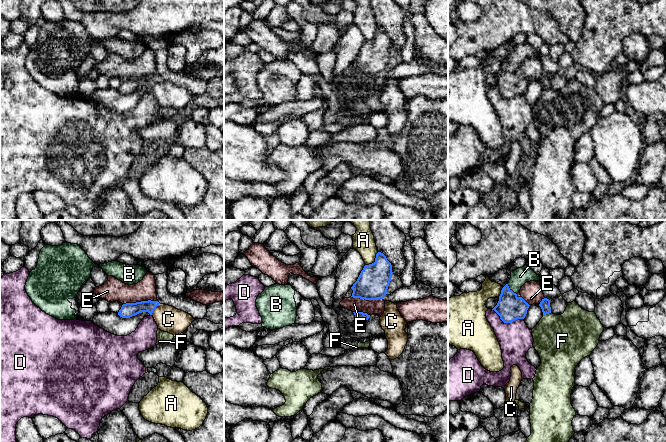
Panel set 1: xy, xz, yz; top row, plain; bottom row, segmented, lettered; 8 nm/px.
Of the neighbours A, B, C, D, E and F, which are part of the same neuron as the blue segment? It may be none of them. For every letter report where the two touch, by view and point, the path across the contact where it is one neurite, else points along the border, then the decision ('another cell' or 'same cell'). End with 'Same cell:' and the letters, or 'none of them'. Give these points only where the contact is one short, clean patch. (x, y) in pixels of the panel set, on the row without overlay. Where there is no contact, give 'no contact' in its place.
A: meets blue in xz at (375, 37); another cell
B: meets blue in yz at (511, 66); runs through yz (510, 83), (511, 66), (520, 52); same cell
C: meets blue in xy at (155, 84); another cell
D: meets blue in yz at (507, 98); another cell
E: meets blue in xy at (141, 77); border along xy (157, 76), (141, 76), (123, 80); another cell
F: meets blue in yz at (546, 89); border along yz (550, 88), (543, 92); another cell
Same cell: B

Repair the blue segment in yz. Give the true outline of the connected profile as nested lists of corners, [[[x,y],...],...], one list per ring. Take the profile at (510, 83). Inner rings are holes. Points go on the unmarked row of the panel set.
[[[527,41],[511,48],[509,58],[502,64],[499,77],[492,85],[504,99],[525,94],[530,81],[517,70],[521,63],[530,57],[540,58],[540,53]]]

